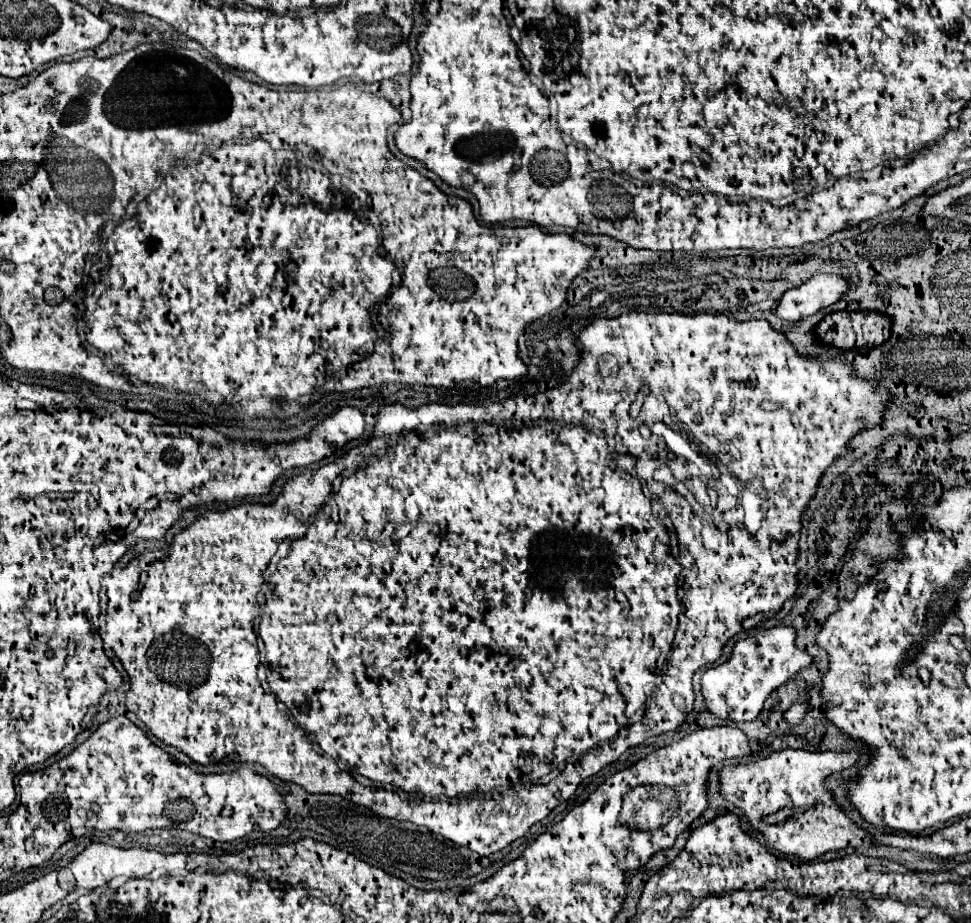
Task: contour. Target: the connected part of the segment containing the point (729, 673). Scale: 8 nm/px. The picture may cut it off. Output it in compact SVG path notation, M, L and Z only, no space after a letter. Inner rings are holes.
M774 626L770 630L758 632L756 636L748 636L736 642L732 658L718 666L708 668L702 674L702 694L706 708L724 720L734 722L752 722L760 714L762 706L770 690L780 688L786 680L796 678L800 670L790 670L798 666L810 664L810 654L796 648L796 630L792 626Z

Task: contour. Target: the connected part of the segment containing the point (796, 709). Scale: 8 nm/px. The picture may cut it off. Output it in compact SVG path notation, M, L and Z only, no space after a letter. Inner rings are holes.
M800 702L800 704L790 706L790 710L784 713L784 718L788 720L788 724L796 726L796 724L800 724L800 722L804 720L804 716L806 716L810 710L812 710L810 702Z

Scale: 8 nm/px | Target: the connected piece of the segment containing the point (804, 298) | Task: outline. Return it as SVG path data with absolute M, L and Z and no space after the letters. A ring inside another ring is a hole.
M816 274L798 288L788 290L776 310L776 316L784 320L802 320L818 310L834 304L852 288L850 280L840 274Z

